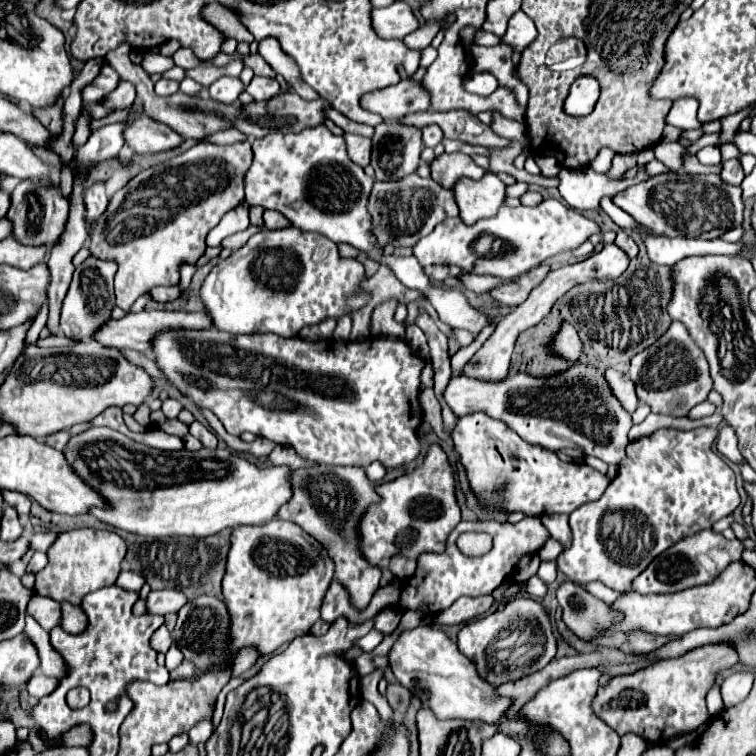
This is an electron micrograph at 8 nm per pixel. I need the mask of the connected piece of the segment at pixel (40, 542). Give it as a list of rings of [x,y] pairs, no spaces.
[[[44,532],[44,534],[34,534],[30,538],[30,548],[46,552],[46,548],[56,540],[56,532]]]

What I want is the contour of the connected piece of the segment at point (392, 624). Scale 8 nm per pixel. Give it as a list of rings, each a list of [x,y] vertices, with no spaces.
[[[384,610],[382,614],[376,616],[374,628],[384,632],[384,634],[390,634],[398,626],[398,622],[400,622],[400,612],[398,610]]]

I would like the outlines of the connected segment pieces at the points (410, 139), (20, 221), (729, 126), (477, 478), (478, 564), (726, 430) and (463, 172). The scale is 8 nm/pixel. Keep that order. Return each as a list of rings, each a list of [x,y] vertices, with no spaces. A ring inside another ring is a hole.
[[[384,120],[374,128],[372,158],[376,180],[398,180],[416,170],[420,162],[420,130],[406,128],[402,122]]]
[[[22,180],[10,196],[10,210],[6,216],[14,224],[12,236],[18,242],[28,244],[28,246],[38,246],[38,244],[52,246],[52,244],[56,244],[58,236],[64,230],[64,224],[68,218],[68,200],[62,196],[60,186],[42,188],[42,186],[34,184],[34,180]]]
[[[746,108],[746,112],[736,112],[734,116],[726,116],[726,120],[722,120],[722,138],[720,138],[720,144],[732,142],[732,136],[736,134],[734,130],[740,126],[740,122],[742,122],[752,110],[754,110],[754,108]]]
[[[482,412],[460,416],[456,420],[456,428],[452,432],[452,442],[454,442],[454,448],[460,454],[460,460],[462,460],[464,468],[466,468],[472,490],[478,492],[482,500],[496,502],[500,508],[504,508],[508,512],[520,510],[526,516],[544,516],[544,514],[556,514],[556,512],[570,514],[580,504],[598,500],[604,494],[606,486],[610,484],[610,480],[604,474],[600,474],[598,470],[594,470],[594,468],[590,468],[586,464],[560,462],[554,452],[524,442],[510,428],[506,428],[506,424],[486,416]]]
[[[524,518],[516,524],[498,522],[498,520],[474,520],[474,522],[462,520],[452,530],[452,536],[448,538],[446,552],[422,554],[416,562],[418,564],[416,572],[404,580],[398,602],[390,604],[386,608],[398,608],[402,612],[414,610],[414,612],[422,612],[426,616],[432,616],[436,612],[450,608],[460,596],[492,594],[504,580],[508,580],[514,574],[518,560],[522,556],[526,556],[526,552],[538,552],[548,538],[550,538],[550,532],[546,532],[546,526],[540,522],[540,518]],[[462,532],[486,532],[486,534],[490,534],[494,540],[492,550],[484,556],[478,556],[478,558],[464,556],[456,546],[456,538]]]
[[[728,424],[720,428],[720,434],[718,434],[718,452],[722,456],[726,456],[728,460],[732,460],[732,462],[744,462],[742,454],[738,452],[738,438],[736,438],[734,430]]]
[[[454,152],[454,154],[440,154],[430,162],[430,176],[434,182],[442,184],[444,188],[452,188],[454,182],[462,176],[468,176],[472,180],[480,180],[486,174],[484,168],[476,166],[470,156],[462,154],[462,152]]]

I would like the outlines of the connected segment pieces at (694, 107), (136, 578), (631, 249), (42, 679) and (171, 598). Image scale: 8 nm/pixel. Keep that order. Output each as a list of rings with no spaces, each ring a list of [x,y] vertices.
[[[682,98],[674,102],[672,110],[666,116],[666,122],[680,130],[698,130],[702,128],[702,122],[698,122],[696,112],[698,112],[698,102],[694,98]]]
[[[122,570],[120,576],[118,576],[118,580],[116,580],[116,584],[118,584],[120,588],[130,590],[130,592],[138,592],[138,590],[142,588],[142,584],[144,584],[144,578],[142,578],[140,574],[134,574],[134,572],[128,572],[128,570]]]
[[[618,230],[618,234],[616,234],[616,246],[620,246],[630,258],[634,258],[636,254],[638,254],[638,246],[636,246],[636,242],[630,238],[630,234],[626,234],[624,230]]]
[[[38,672],[38,674],[34,674],[34,676],[30,678],[26,690],[28,690],[30,696],[34,696],[34,698],[42,698],[42,696],[50,694],[50,692],[56,688],[56,684],[58,684],[56,678],[48,678],[48,676],[42,676],[42,674]]]
[[[152,590],[146,600],[146,614],[166,616],[178,612],[186,604],[186,596],[178,590]]]

